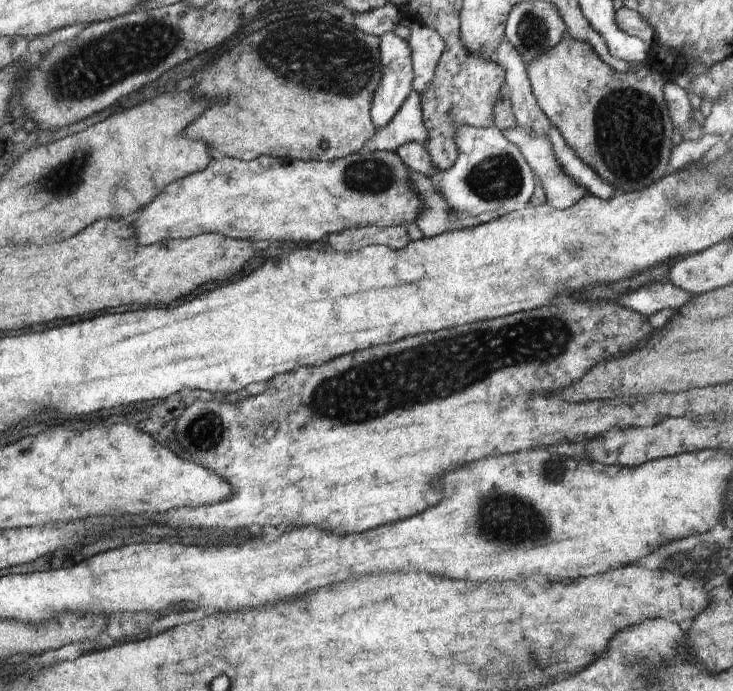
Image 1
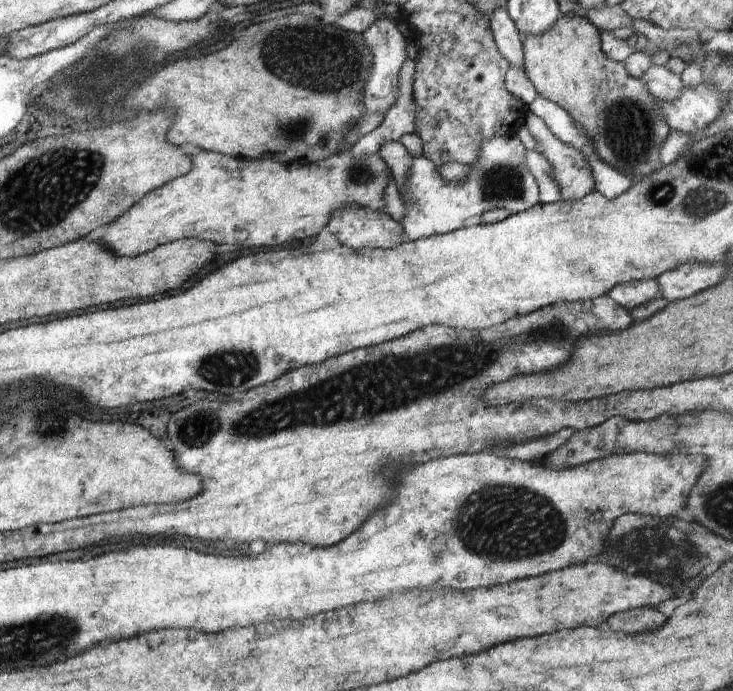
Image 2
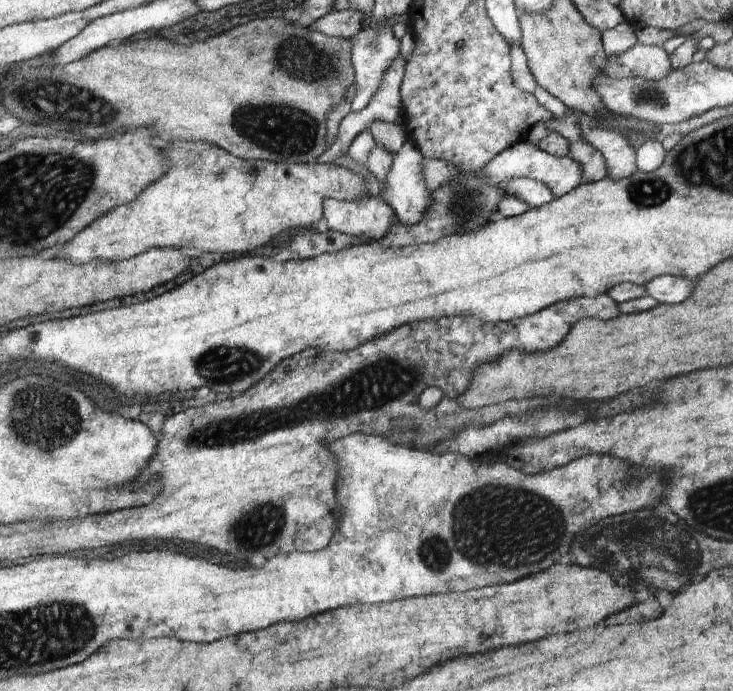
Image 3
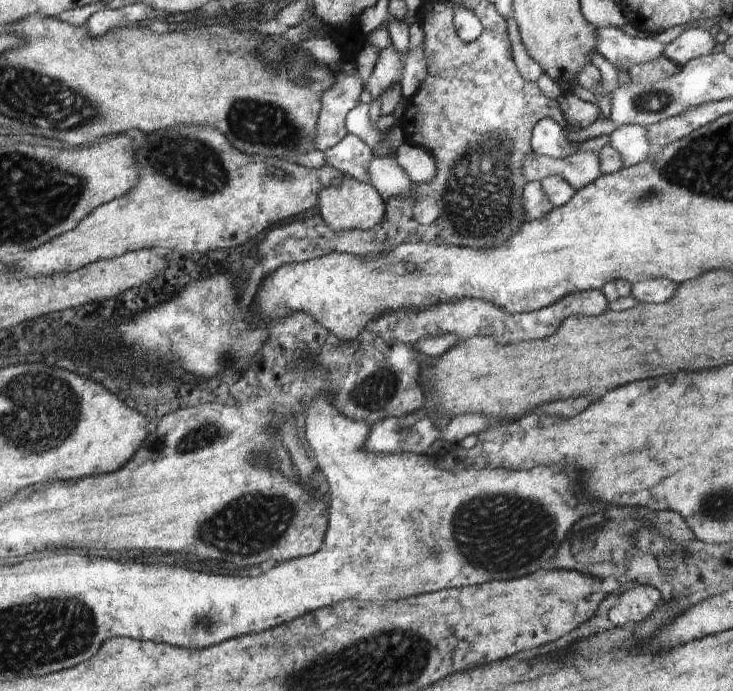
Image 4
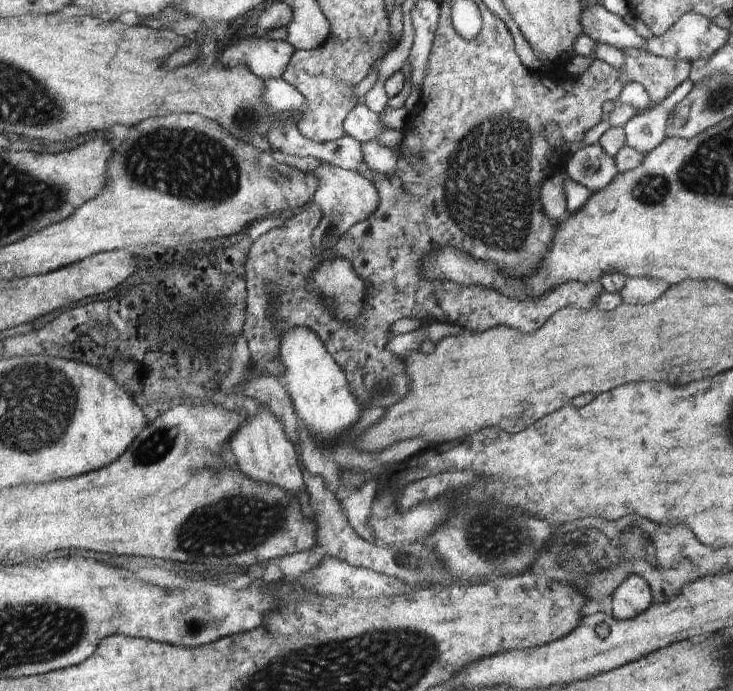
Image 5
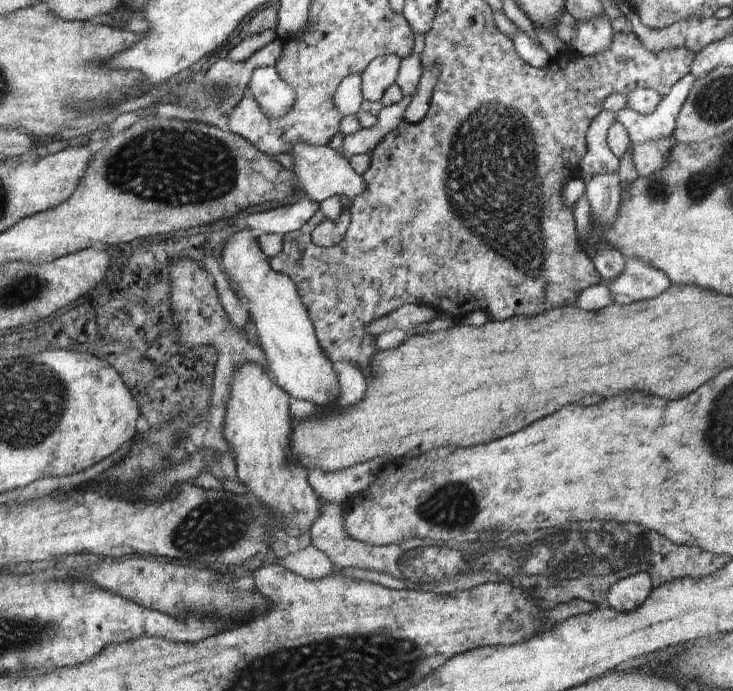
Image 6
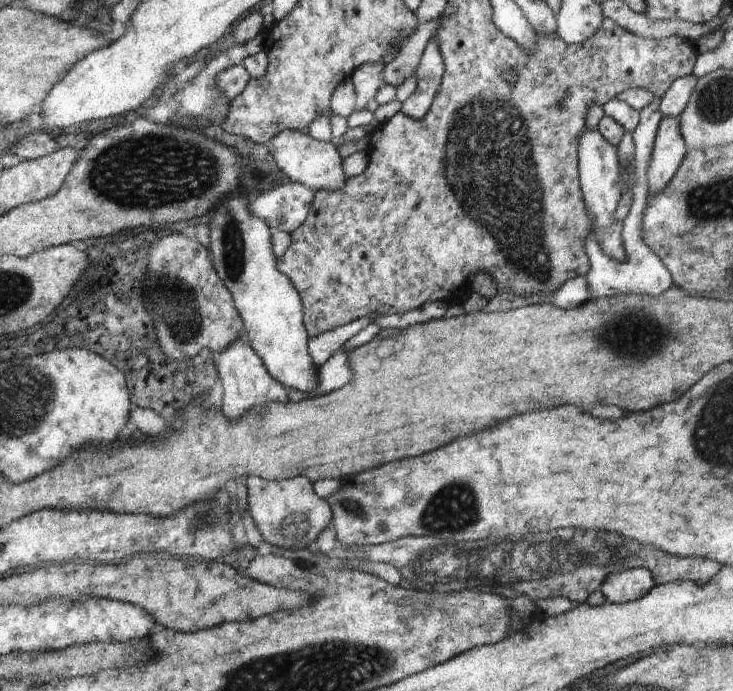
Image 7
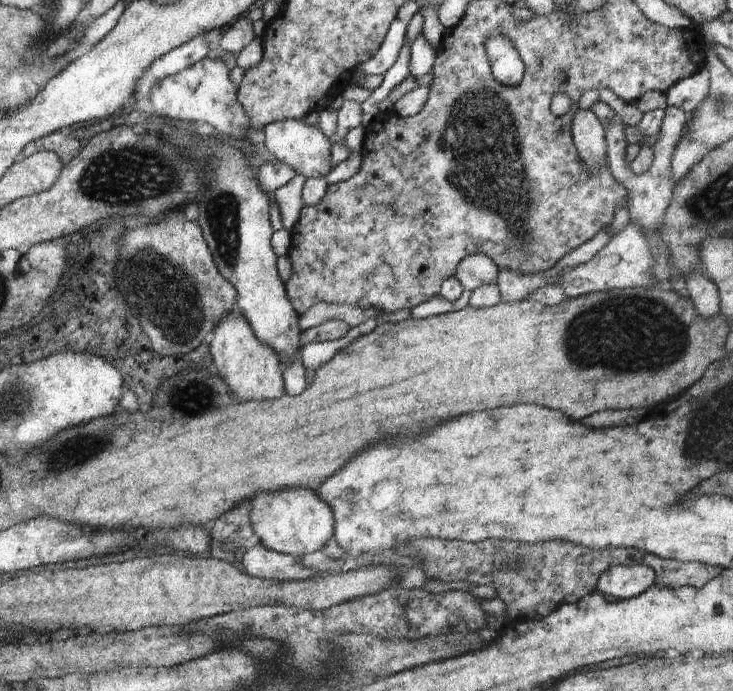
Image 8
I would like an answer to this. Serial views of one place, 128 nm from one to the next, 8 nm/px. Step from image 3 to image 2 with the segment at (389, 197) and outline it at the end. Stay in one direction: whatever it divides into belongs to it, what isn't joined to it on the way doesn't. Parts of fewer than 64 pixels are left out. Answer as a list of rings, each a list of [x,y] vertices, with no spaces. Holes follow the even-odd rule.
[[[522,134],[498,136],[486,140],[480,146],[476,162],[472,162],[472,174],[466,182],[446,182],[437,168],[423,156],[412,158],[412,166],[406,176],[406,188],[401,194],[406,206],[402,220],[404,239],[408,241],[441,235],[464,228],[466,219],[489,210],[504,208],[513,214],[538,205],[539,186],[532,172],[526,168],[527,141]]]

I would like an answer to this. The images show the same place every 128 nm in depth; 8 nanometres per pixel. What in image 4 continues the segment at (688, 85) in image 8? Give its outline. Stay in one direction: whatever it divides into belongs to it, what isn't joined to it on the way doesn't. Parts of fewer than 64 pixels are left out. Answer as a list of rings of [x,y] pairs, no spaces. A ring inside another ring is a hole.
[[[622,125],[610,135],[608,146],[622,156],[623,168],[632,168],[648,158],[650,142],[646,136],[646,127],[642,125]]]

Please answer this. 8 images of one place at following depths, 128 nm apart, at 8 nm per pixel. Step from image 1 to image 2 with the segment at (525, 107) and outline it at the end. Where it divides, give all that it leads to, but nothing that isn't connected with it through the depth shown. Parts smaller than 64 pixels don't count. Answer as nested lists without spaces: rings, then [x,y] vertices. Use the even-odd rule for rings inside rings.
[[[496,8],[489,21],[496,48],[508,60],[509,68],[524,68],[523,42],[506,8]]]

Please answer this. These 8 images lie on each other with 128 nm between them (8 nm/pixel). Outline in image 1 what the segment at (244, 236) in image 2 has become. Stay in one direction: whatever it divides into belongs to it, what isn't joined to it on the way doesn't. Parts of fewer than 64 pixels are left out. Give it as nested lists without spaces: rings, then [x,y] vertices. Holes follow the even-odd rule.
[[[360,151],[331,161],[287,161],[273,156],[259,156],[251,161],[232,157],[214,159],[200,172],[185,176],[164,188],[142,214],[132,222],[138,244],[154,244],[166,238],[188,238],[216,232],[244,240],[274,242],[318,242],[322,236],[377,226],[404,226],[418,220],[422,204],[408,178],[409,167],[394,151]]]

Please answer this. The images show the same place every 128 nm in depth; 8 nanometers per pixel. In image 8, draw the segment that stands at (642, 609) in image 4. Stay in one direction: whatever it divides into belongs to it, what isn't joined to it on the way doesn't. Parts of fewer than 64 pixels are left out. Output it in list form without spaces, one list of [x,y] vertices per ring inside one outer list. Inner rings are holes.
[[[641,564],[611,566],[600,575],[596,589],[621,600],[640,596],[655,584],[655,572]]]

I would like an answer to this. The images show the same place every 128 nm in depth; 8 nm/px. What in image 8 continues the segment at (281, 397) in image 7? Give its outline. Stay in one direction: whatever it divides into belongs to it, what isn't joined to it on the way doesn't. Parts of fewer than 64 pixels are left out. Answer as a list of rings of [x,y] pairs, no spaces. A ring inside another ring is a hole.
[[[233,310],[220,318],[220,324],[212,330],[207,339],[212,355],[213,365],[224,384],[242,404],[250,399],[278,399],[284,394],[284,367],[280,364],[276,352],[266,344],[260,344],[240,312]]]

